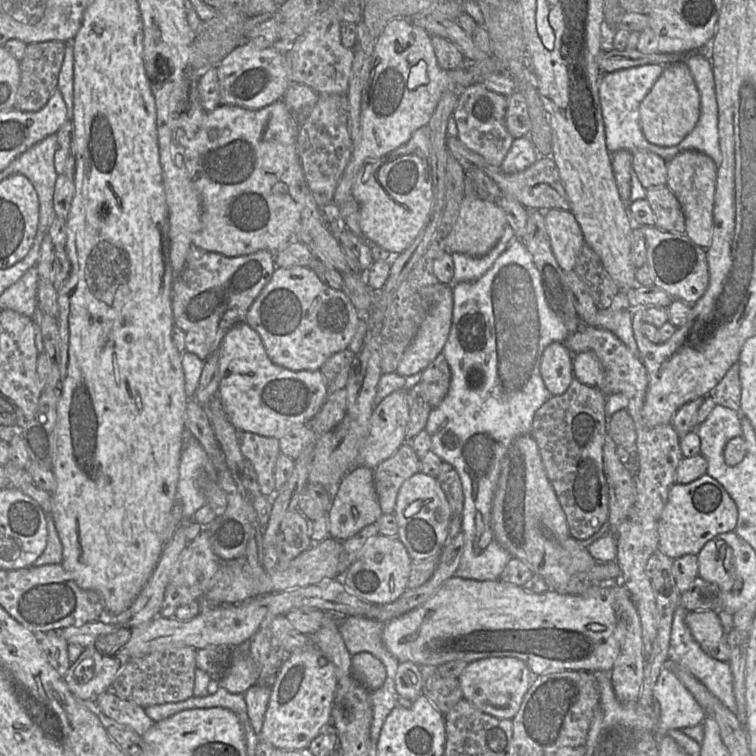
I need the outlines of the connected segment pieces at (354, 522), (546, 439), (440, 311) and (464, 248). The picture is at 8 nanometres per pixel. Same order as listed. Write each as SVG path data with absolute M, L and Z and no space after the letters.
M356 466L340 481L329 511L329 537L343 542L360 532L364 527L375 524L383 515L376 493L373 470Z
M573 378L565 393L553 395L536 412L530 435L536 440L548 479L566 515L570 534L586 540L607 522L609 493L603 465L603 444L607 436L606 395L598 388Z
M447 285L404 351L396 370L399 375L407 377L423 372L442 353L451 329L452 314L453 286Z
M464 197L458 216L446 239L446 252L482 257L496 246L507 225L505 213L496 202Z

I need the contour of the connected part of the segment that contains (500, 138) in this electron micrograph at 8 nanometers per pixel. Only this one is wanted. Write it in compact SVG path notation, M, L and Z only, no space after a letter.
M476 83L461 90L452 115L457 126L457 138L468 149L481 155L489 164L497 167L501 167L514 141L506 127L506 109L506 96Z

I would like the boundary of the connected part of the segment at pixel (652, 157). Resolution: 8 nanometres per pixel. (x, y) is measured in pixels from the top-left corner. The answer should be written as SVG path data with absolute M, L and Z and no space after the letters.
M648 150L632 154L632 169L645 189L667 183L667 161Z

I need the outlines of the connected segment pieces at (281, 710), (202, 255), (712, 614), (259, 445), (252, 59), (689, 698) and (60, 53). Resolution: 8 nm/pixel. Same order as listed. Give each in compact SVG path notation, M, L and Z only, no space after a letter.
M314 645L314 649L305 649L301 653L286 653L285 654L285 659L282 662L279 668L279 671L276 674L276 677L274 679L271 696L268 702L266 712L265 712L265 717L264 717L263 725L261 728L261 732L259 734L260 740L263 740L276 748L286 750L286 751L306 749L309 747L312 740L319 735L322 727L331 722L331 707L332 707L332 701L333 701L336 686L337 686L337 677L336 677L335 667L331 662L323 660L319 663L319 657L321 655L323 655L323 653L315 645Z
M192 246L182 273L172 287L174 325L183 331L203 331L210 355L219 352L227 331L245 322L249 307L271 279L275 269L275 253L259 250L249 255L228 257Z
M716 610L687 612L685 623L702 650L712 658L728 662L730 648L727 633Z
M237 430L237 440L243 456L251 462L257 474L261 494L266 497L271 495L275 490L274 475L276 461L280 454L279 439Z
M243 41L216 66L221 104L234 105L249 110L261 109L282 99L289 85L285 53L275 46L256 47Z
M668 666L657 678L653 698L659 704L659 720L654 732L658 739L668 730L702 724L706 717L704 709Z
M46 41L27 44L20 60L20 85L14 108L23 112L42 109L57 89L66 43Z

